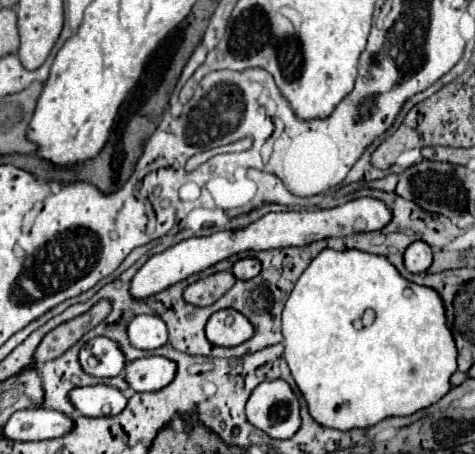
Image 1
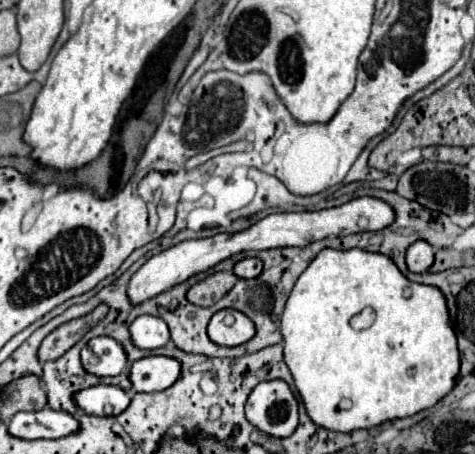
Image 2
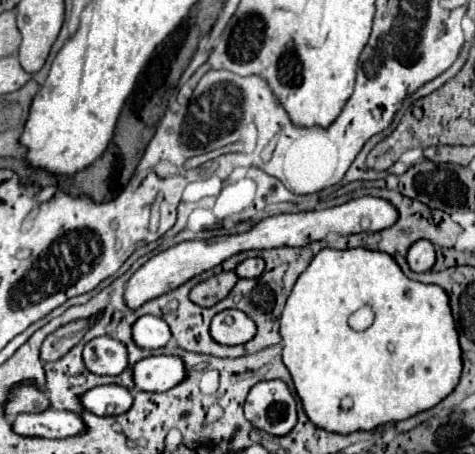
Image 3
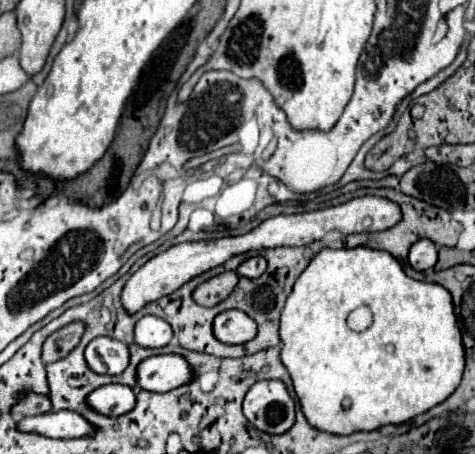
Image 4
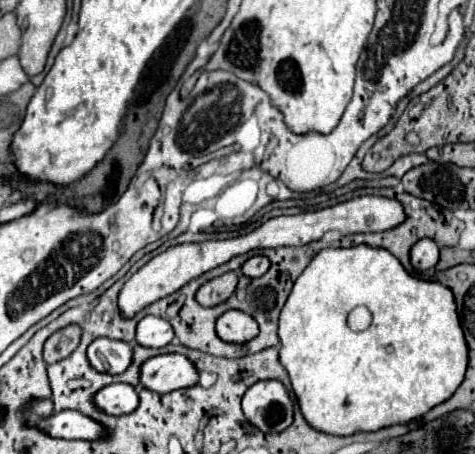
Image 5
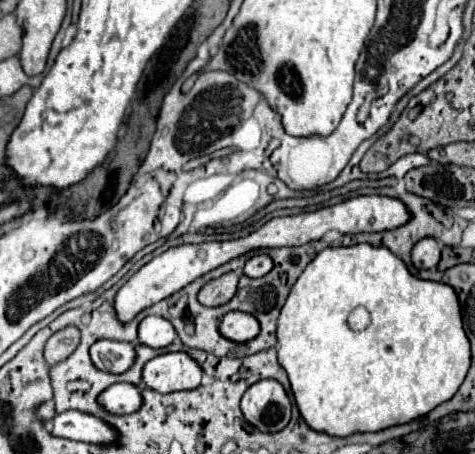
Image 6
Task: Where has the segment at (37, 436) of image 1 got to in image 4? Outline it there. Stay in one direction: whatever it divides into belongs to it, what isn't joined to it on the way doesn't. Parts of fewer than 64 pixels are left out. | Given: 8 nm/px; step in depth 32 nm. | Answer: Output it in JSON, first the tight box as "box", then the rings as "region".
{"box":[18,410,96,438],"region":[[[72,410],[26,416],[18,422],[18,428],[24,432],[38,432],[48,438],[88,438],[96,432],[94,424]]]}

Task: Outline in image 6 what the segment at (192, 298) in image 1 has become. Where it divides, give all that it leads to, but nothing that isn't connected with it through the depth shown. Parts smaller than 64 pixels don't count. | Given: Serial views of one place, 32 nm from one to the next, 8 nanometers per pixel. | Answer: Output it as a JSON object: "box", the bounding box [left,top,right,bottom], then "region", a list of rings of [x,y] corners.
{"box":[198,272,238,306],"region":[[[228,272],[216,280],[210,280],[198,294],[200,304],[204,306],[220,306],[226,304],[228,300],[232,300],[232,296],[236,294],[238,288],[238,276],[234,272]]]}

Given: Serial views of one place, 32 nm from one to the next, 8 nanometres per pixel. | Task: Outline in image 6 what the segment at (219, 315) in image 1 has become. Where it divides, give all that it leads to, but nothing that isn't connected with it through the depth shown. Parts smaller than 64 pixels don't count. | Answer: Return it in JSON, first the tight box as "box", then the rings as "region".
{"box":[220,312,260,342],"region":[[[228,312],[220,324],[220,334],[234,342],[248,342],[260,334],[260,322],[246,312]]]}

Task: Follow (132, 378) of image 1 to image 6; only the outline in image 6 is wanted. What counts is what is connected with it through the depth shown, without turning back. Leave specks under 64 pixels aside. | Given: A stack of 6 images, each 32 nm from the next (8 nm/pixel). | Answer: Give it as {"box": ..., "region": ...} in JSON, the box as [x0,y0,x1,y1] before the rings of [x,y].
{"box":[142,352,204,392],"region":[[[168,352],[152,358],[142,372],[142,380],[156,392],[178,392],[198,388],[204,370],[186,352]]]}

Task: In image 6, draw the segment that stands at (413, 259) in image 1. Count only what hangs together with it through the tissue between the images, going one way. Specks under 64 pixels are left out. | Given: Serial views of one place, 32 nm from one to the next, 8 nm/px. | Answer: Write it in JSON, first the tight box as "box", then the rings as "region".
{"box":[412,238,440,268],"region":[[[422,238],[412,250],[412,262],[416,268],[436,268],[440,262],[440,244],[434,238]]]}

